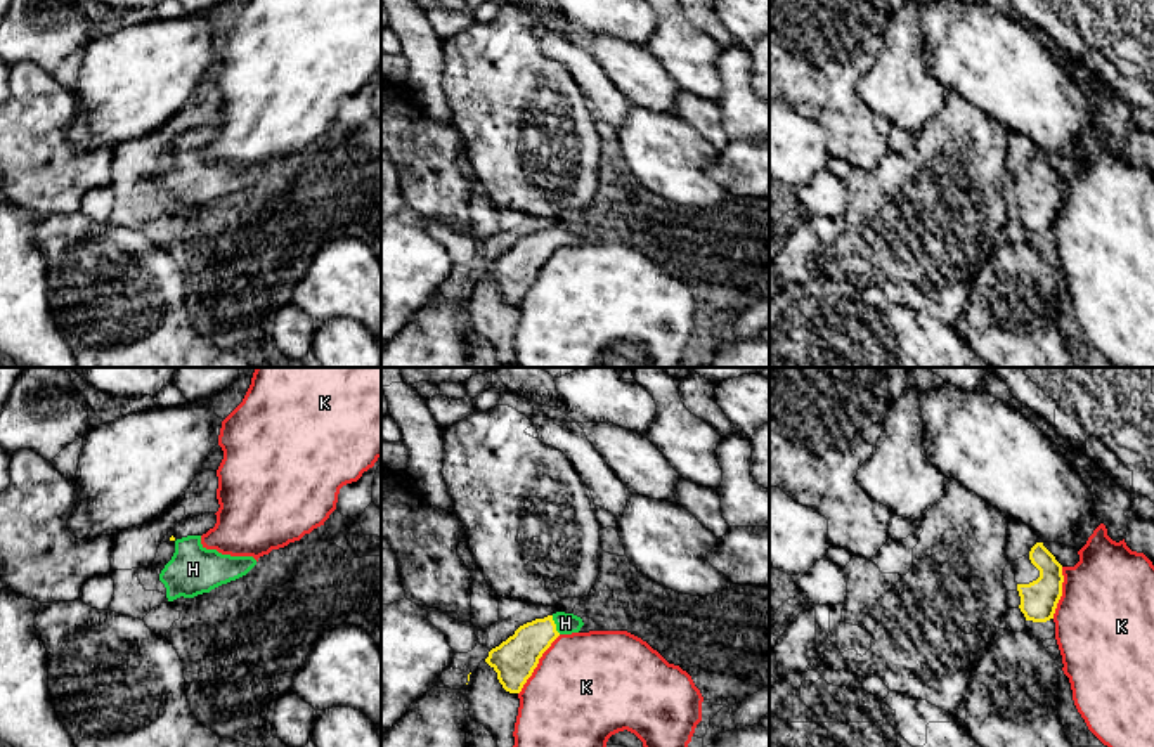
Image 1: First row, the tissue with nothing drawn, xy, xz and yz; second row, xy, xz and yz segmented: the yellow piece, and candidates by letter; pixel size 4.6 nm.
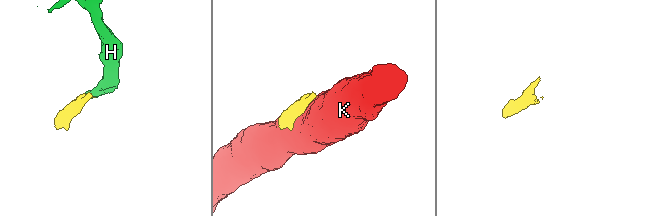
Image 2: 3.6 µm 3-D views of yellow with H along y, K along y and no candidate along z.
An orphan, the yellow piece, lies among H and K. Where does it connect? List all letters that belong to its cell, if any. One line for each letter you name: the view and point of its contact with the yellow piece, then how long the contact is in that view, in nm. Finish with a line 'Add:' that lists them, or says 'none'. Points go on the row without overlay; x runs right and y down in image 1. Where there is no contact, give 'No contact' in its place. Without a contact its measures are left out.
H: Touches yellow at xz (555, 236). Shared border 100 nm
Add: H

